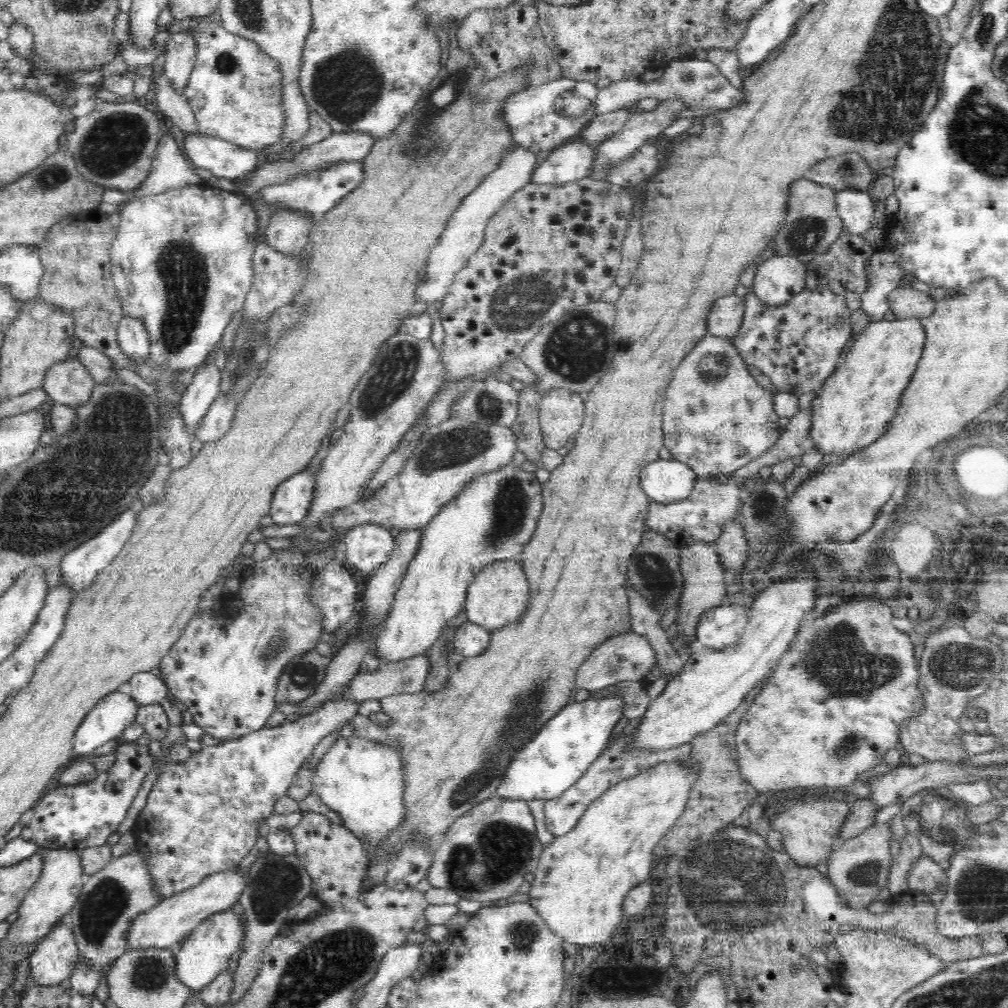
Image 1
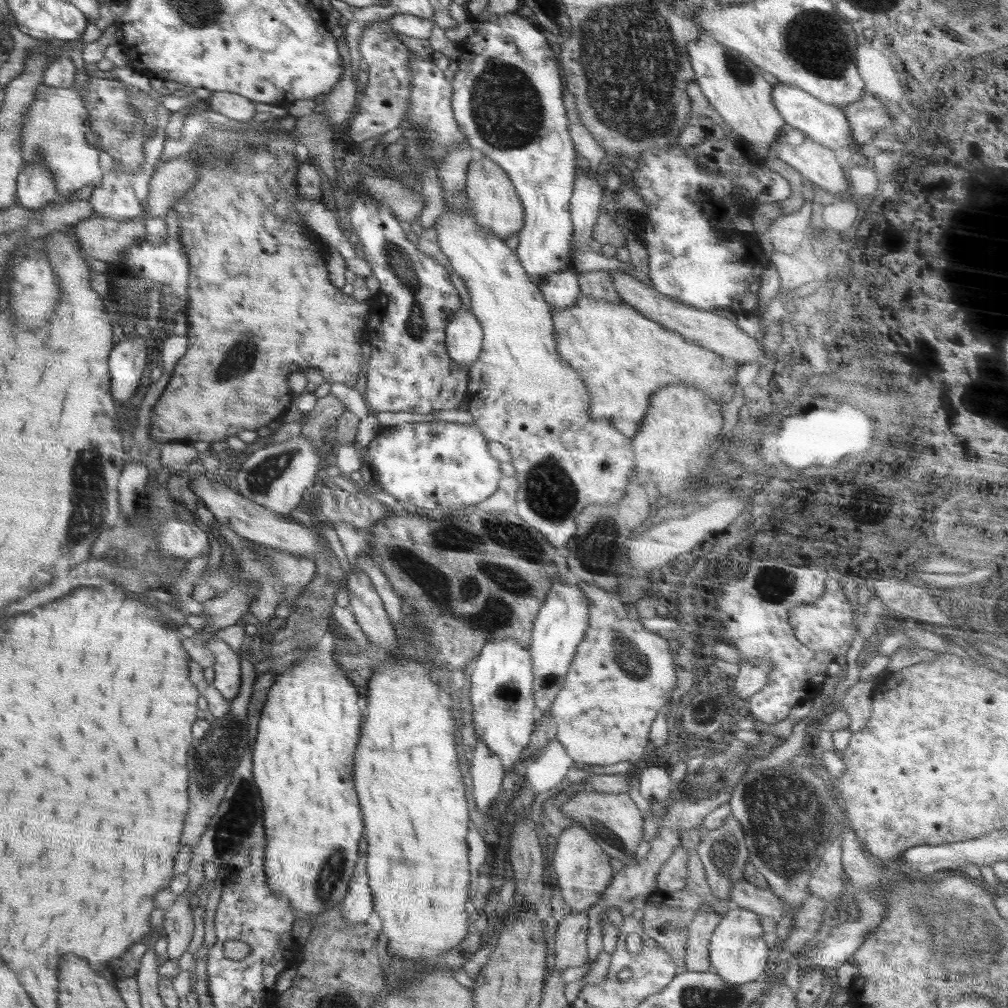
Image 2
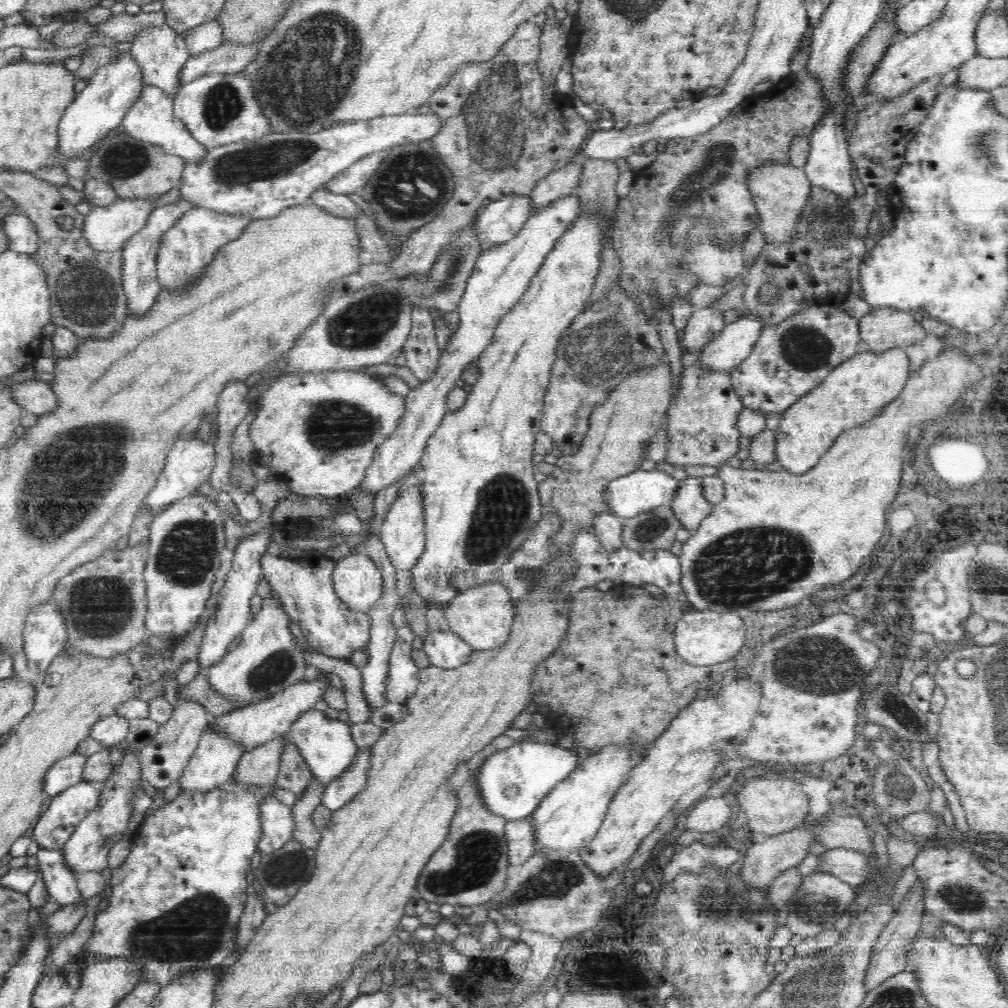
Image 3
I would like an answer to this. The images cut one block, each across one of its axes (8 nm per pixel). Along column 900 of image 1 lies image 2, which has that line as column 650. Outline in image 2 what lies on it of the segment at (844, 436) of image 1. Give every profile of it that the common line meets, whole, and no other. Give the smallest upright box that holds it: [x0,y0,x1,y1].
[552,293,738,439]

